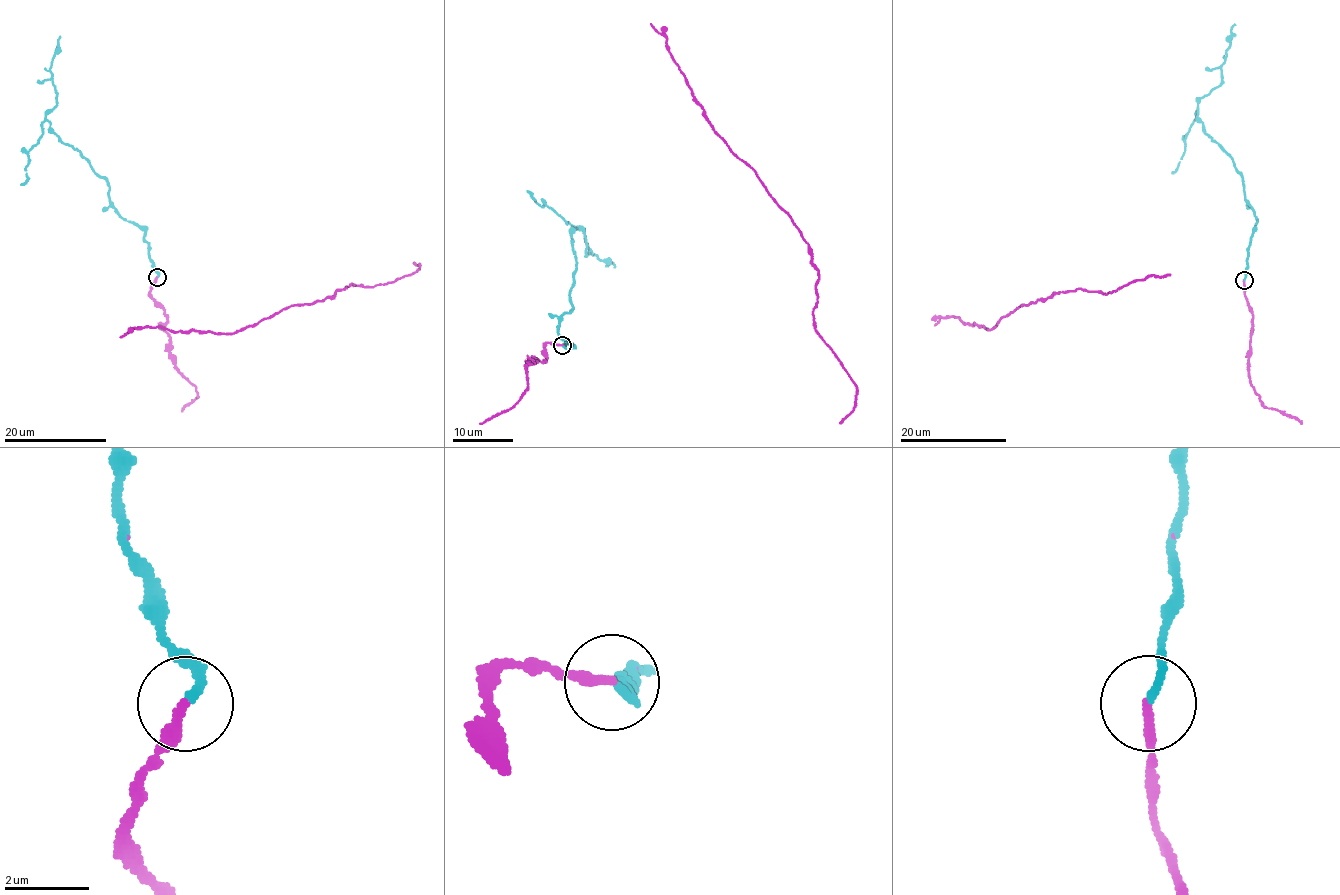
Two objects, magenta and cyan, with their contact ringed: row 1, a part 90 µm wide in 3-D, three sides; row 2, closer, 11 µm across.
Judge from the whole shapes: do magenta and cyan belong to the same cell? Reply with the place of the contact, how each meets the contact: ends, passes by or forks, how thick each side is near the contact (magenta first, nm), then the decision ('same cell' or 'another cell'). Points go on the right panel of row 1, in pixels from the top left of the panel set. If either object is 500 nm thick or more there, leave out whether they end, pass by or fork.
place (1244, 280); magenta ends; cyan ends; calibres 220 and 200 nm; same cell

